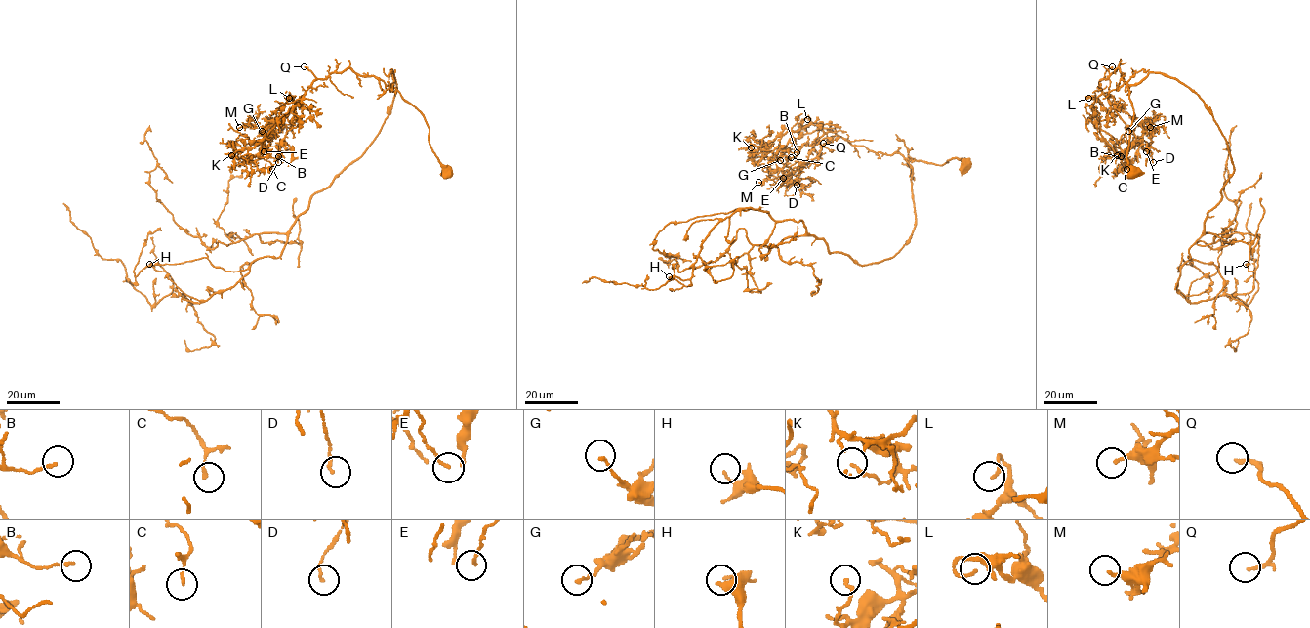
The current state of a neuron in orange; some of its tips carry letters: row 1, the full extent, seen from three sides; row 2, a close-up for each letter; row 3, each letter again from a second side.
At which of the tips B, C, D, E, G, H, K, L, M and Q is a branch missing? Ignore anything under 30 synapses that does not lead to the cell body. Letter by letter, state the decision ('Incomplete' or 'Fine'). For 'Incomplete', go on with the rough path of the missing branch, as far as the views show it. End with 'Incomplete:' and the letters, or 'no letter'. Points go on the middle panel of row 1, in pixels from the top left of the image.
B: Fine
C: Fine
D: Fine
E: Fine
G: Fine
H: Fine
K: Fine
L: Fine
M: Fine
Q: Incomplete. Course of what is missing: (823, 143), (818, 144), (816, 135), (813, 141), (795, 145)
Incomplete: Q

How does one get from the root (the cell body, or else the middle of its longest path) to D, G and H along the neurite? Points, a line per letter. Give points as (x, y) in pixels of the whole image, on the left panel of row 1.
D: (448, 172), (424, 116), (391, 86), (349, 68), (316, 78), (300, 99), (302, 120), (277, 146), (278, 162)
G: (448, 172), (431, 149), (424, 116), (391, 86), (349, 68), (316, 78), (287, 117), (262, 131)
H: (448, 172), (392, 72), (377, 135), (312, 195), (278, 257), (256, 259), (199, 303), (176, 296), (149, 264)

